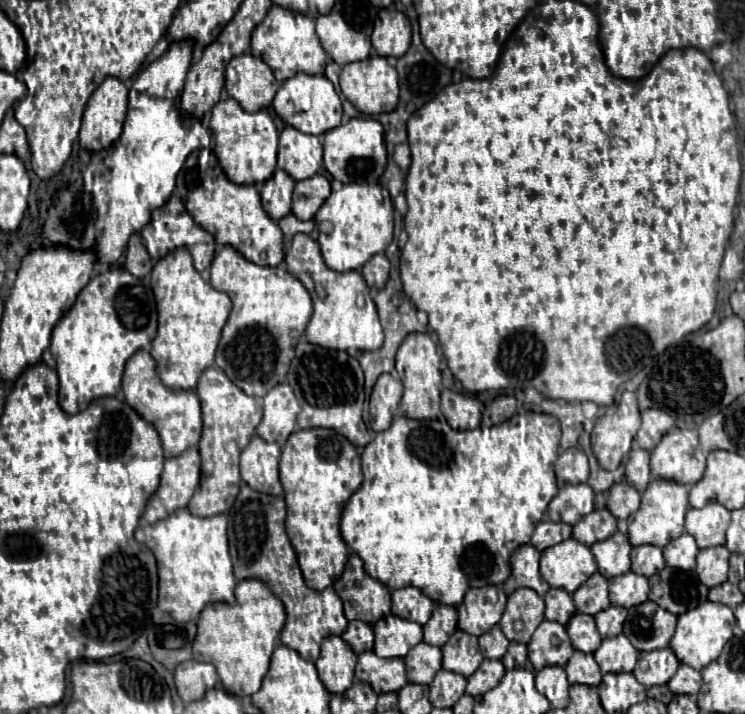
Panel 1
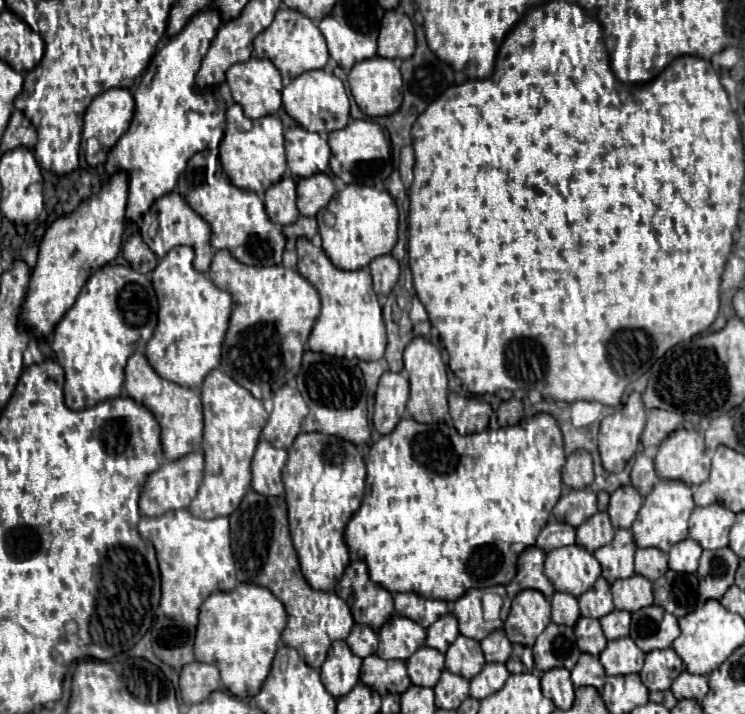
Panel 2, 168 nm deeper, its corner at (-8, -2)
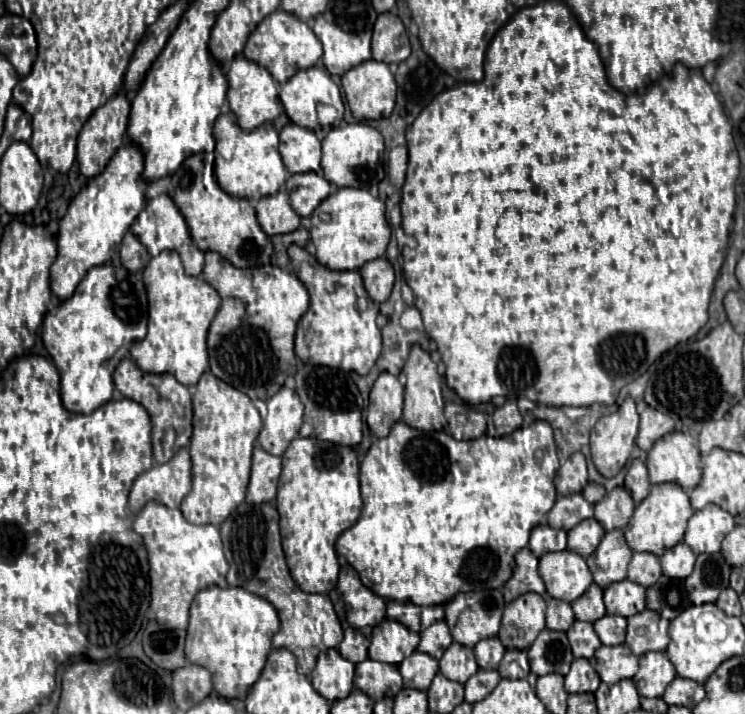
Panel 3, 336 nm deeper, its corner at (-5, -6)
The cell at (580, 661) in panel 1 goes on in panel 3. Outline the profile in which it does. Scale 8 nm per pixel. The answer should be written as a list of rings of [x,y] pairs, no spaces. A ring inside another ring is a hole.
[[[574,660],[566,676],[566,692],[596,692],[600,678],[588,660]]]

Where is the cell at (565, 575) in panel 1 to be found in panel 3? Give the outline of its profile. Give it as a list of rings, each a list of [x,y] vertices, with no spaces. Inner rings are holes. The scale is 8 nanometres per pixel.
[[[570,550],[552,552],[540,558],[538,572],[552,598],[574,602],[592,584],[586,560]]]

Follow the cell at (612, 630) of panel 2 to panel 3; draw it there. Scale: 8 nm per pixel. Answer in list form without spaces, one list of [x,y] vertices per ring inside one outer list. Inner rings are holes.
[[[604,616],[594,622],[594,630],[602,644],[616,646],[624,644],[626,638],[626,618],[624,616]]]

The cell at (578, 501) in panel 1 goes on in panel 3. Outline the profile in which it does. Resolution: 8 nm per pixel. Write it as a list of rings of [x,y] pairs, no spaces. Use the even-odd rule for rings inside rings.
[[[582,494],[558,496],[552,510],[548,512],[548,524],[552,528],[562,528],[568,532],[578,522],[592,518],[592,516],[594,516],[594,506],[588,500],[584,500]]]

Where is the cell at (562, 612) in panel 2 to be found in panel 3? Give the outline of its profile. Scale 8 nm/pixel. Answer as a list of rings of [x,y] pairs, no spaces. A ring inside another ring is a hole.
[[[546,596],[546,604],[548,604],[546,628],[566,632],[576,620],[572,606],[568,602],[564,602],[564,600],[556,600],[556,598],[550,598],[550,596]]]

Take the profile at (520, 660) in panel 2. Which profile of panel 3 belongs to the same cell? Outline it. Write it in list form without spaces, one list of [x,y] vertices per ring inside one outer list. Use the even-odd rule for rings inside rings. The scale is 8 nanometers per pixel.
[[[506,650],[502,664],[498,666],[498,672],[502,678],[526,678],[530,668],[526,662],[526,652],[518,650]]]

